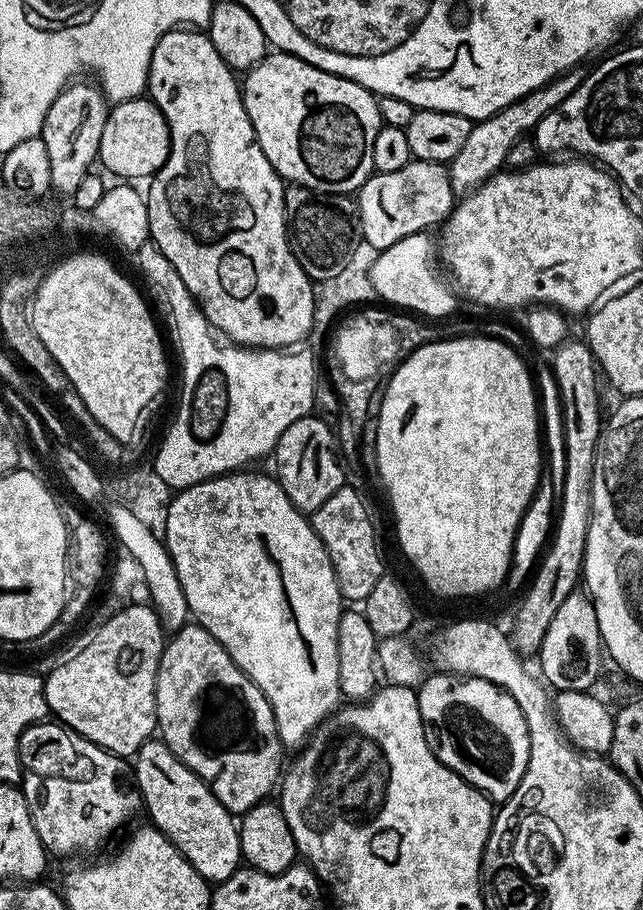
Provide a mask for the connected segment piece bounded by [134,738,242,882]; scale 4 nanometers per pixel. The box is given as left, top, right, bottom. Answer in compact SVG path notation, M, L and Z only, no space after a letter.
M153 738L141 746L134 757L134 783L140 793L143 807L148 808L151 823L164 837L202 874L209 882L219 882L230 878L236 869L241 867L240 829L233 813L227 812L218 802L211 787L205 784L195 772L191 772L186 765L168 748L163 739Z

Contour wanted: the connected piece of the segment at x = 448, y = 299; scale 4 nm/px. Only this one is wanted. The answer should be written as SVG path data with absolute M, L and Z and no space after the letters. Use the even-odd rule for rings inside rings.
M415 232L399 239L394 245L381 249L369 270L370 282L383 303L428 320L444 320L455 313L453 311L458 298L451 285L432 270L430 253L435 253L436 244L430 237L428 232Z

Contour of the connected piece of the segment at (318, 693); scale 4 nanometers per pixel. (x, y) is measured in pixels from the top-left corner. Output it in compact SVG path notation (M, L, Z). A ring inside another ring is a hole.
M237 470L231 474L214 476L189 488L181 488L168 504L168 513L164 516L164 532L162 541L168 549L174 570L177 571L178 581L186 598L186 606L191 619L211 634L217 642L230 654L246 675L266 694L270 706L274 710L274 722L280 735L280 743L285 749L299 750L304 747L309 736L336 711L341 703L342 695L339 686L338 666L338 632L339 620L342 613L342 597L340 587L334 574L334 566L330 562L330 554L326 554L326 546L312 529L312 521L307 515L290 502L286 490L282 490L279 479L275 475L263 476L252 470Z

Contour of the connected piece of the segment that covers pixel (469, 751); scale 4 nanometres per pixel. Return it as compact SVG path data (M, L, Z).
M429 675L418 688L420 717L430 750L489 800L508 800L522 782L530 754L526 718L518 702L481 676L435 675Z

